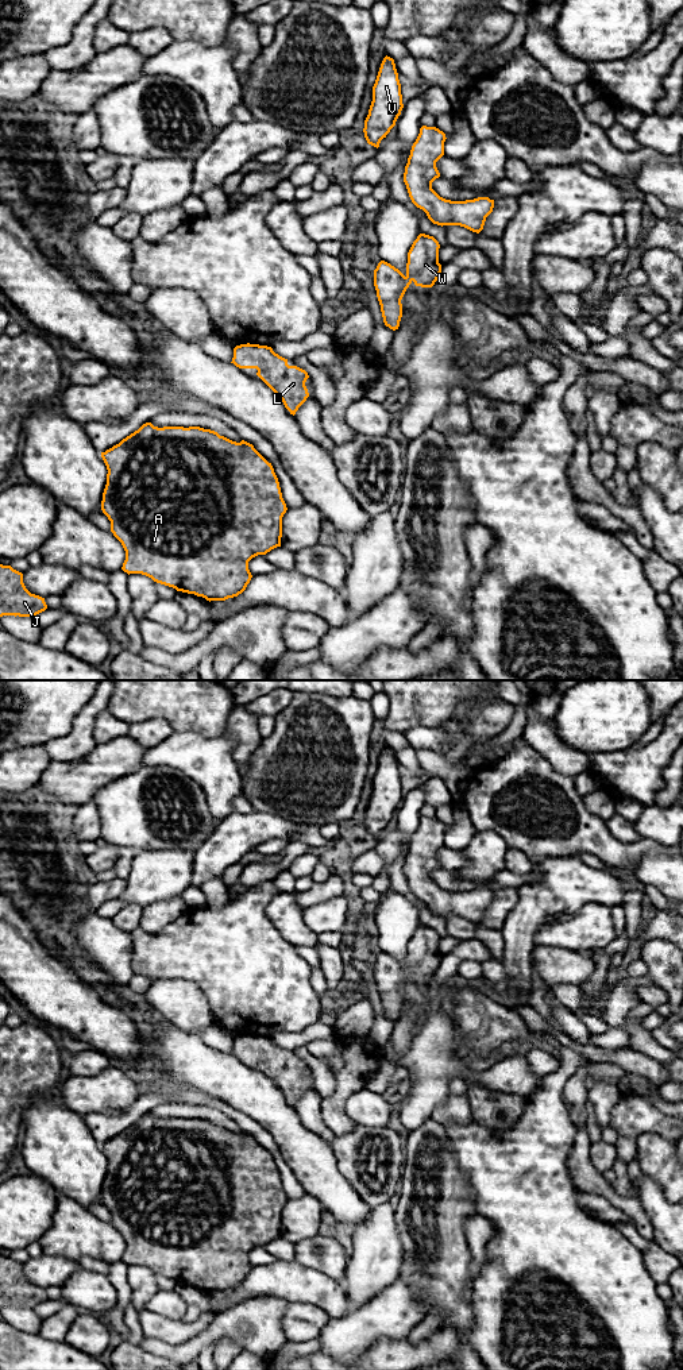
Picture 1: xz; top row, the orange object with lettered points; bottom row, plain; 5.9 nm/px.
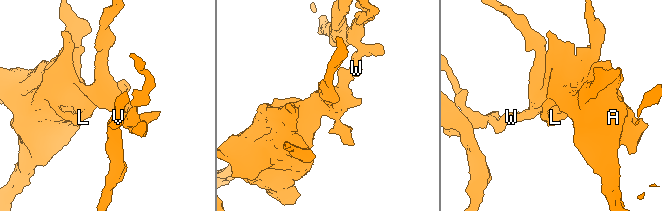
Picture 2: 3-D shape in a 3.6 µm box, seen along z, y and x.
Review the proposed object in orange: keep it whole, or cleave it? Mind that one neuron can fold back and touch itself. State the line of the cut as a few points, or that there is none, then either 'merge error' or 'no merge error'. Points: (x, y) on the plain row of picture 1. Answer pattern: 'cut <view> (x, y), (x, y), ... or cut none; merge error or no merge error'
cut none; no merge error

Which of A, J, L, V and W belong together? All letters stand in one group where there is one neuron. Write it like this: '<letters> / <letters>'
A J L V W

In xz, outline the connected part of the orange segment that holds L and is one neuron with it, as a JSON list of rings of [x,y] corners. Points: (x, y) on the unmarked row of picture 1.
[[[240,1035],[234,1039],[232,1053],[239,1060],[256,1060],[256,1066],[282,1091],[290,1105],[309,1088],[305,1077],[308,1064],[297,1057],[289,1057],[271,1038]]]

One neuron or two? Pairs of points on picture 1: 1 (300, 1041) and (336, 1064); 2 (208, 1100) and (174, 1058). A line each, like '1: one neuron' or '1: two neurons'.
1: two neurons
2: two neurons

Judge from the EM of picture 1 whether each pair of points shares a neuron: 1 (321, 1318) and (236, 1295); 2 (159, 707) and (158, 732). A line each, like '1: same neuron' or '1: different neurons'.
1: different neurons
2: different neurons

